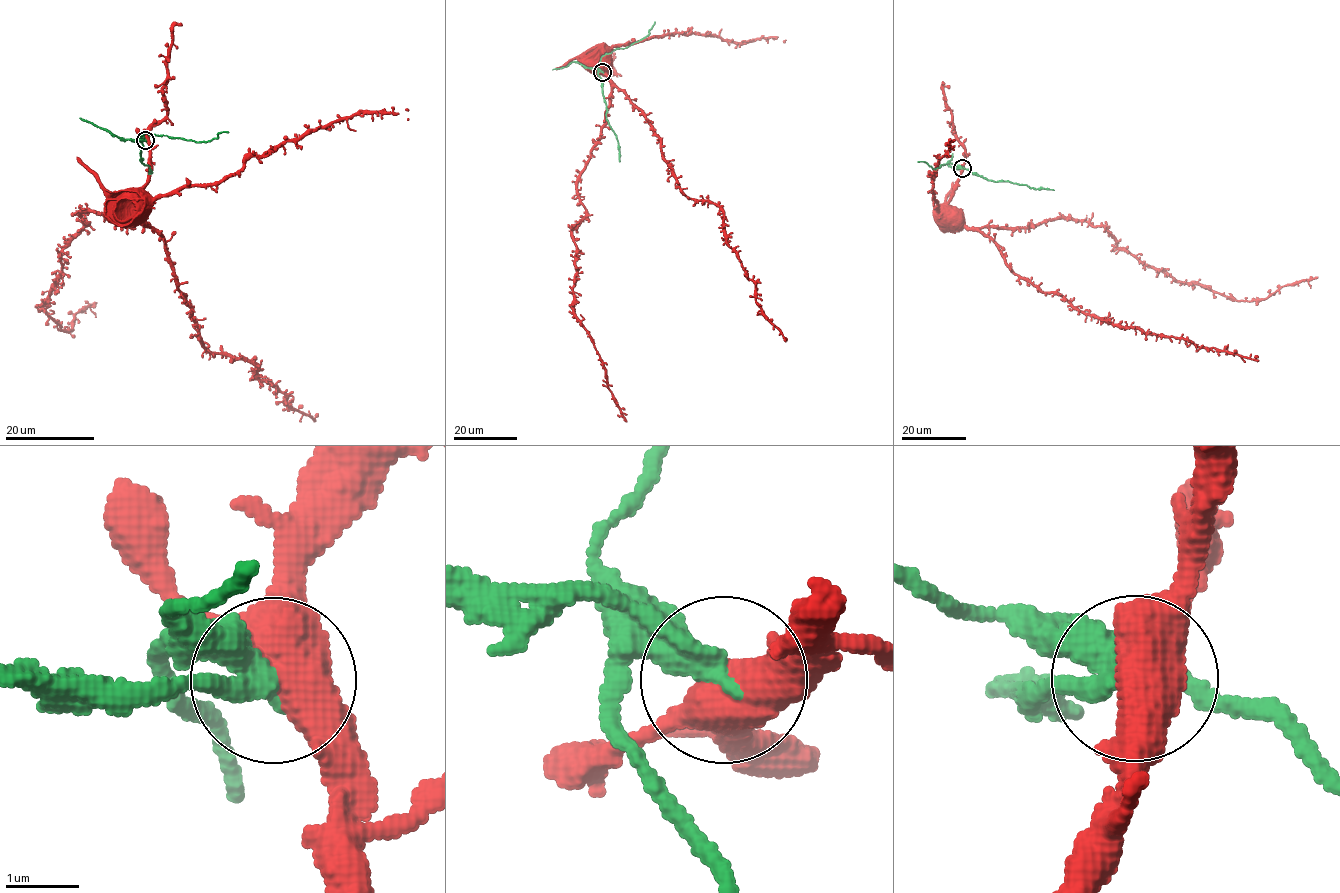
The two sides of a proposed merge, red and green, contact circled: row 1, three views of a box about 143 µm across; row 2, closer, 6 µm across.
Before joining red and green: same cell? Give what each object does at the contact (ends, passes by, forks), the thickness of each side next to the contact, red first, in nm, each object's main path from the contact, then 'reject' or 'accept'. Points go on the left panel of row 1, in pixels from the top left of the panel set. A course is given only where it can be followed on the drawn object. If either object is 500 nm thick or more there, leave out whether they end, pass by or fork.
red forks | green ends | 480/420 nm | red via (145, 139), (144, 223), (80, 213), (87, 224), (61, 251), (42, 305), (66, 331), (96, 302) | green via (145, 139), (139, 138), (142, 146), (142, 160), (140, 160), (147, 165), (150, 174) | reject

